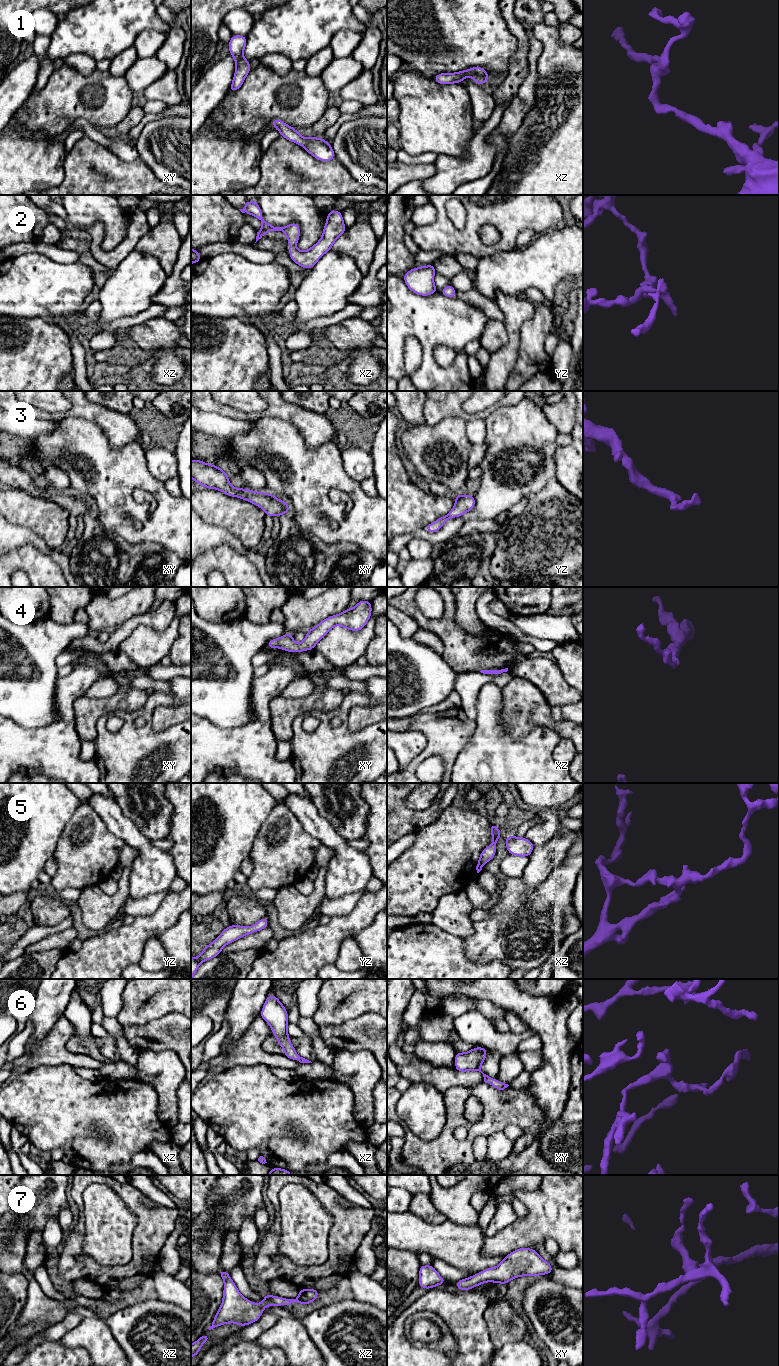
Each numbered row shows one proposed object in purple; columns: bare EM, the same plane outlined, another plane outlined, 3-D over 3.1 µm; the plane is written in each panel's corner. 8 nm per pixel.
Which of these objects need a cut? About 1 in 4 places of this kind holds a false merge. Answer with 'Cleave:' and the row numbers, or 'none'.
Cleave: none

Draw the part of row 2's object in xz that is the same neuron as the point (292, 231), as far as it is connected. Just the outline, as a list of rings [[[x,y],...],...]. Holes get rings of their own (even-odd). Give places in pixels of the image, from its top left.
[[[247,201],[244,208],[239,210],[261,221],[262,228],[257,232],[256,242],[264,237],[268,231],[283,232],[288,237],[290,258],[305,269],[311,269],[327,251],[331,250],[334,241],[347,229],[344,225],[342,213],[333,209],[327,214],[327,221],[321,239],[310,249],[299,251],[295,248],[300,237],[300,226],[296,222],[285,227],[275,227],[267,223],[263,219],[261,208],[256,201]]]

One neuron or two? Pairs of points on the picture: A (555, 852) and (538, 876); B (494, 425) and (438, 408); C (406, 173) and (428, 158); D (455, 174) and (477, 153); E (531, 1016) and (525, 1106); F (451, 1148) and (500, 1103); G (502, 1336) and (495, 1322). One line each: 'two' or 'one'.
A: one
B: two
C: two
D: one
E: two
F: one
G: one

